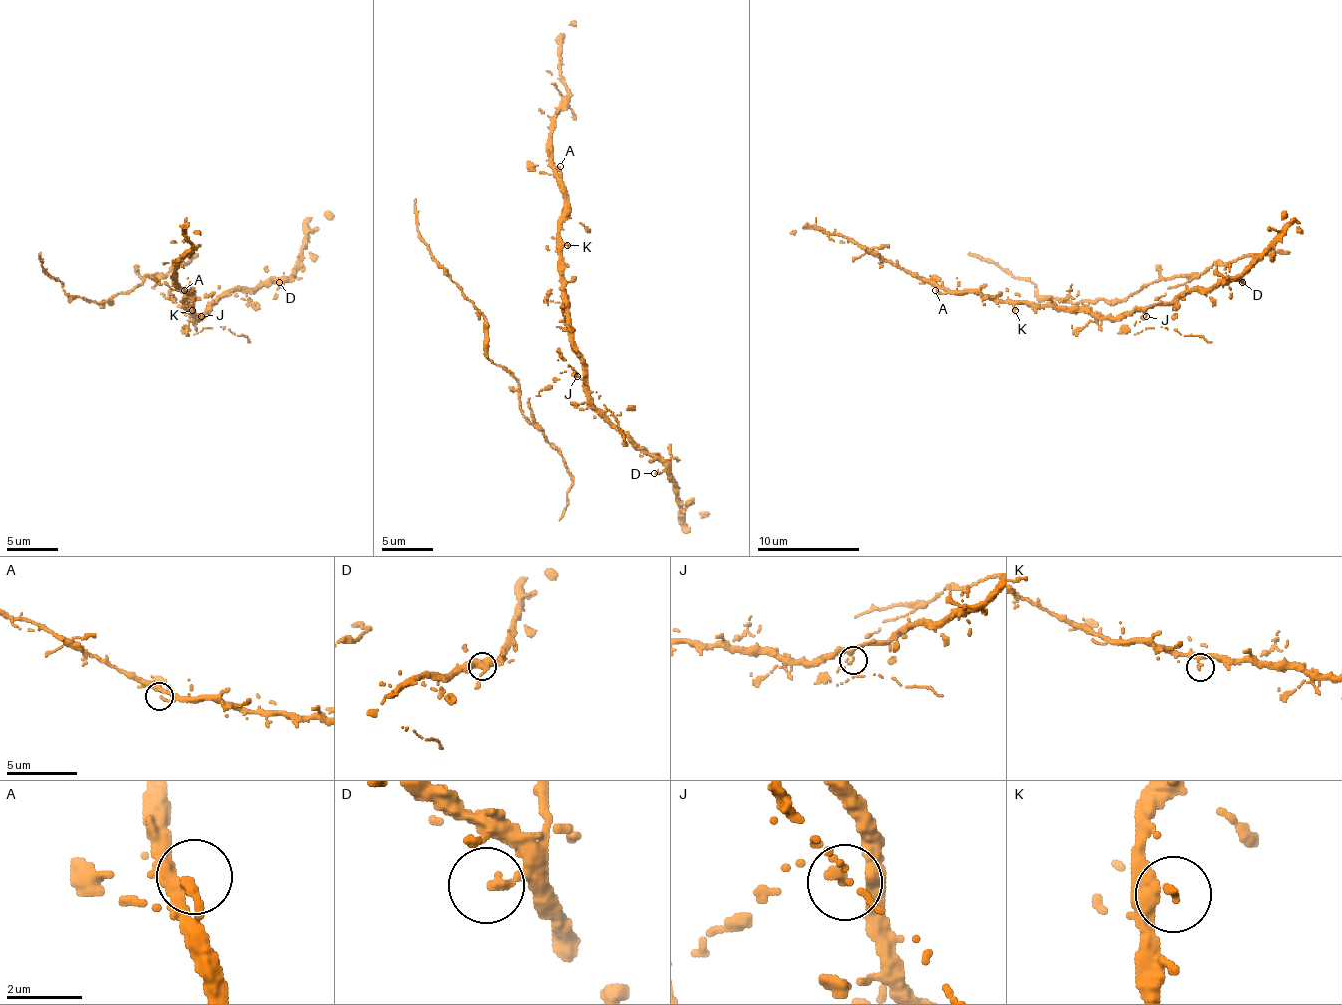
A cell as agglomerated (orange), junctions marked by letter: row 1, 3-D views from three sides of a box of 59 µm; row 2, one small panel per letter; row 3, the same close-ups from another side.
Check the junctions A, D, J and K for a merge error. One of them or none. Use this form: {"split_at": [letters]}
{"split_at": ["J"]}

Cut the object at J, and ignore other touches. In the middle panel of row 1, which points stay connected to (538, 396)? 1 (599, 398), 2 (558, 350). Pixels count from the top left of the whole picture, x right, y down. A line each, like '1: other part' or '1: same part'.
1: same part
2: same part

